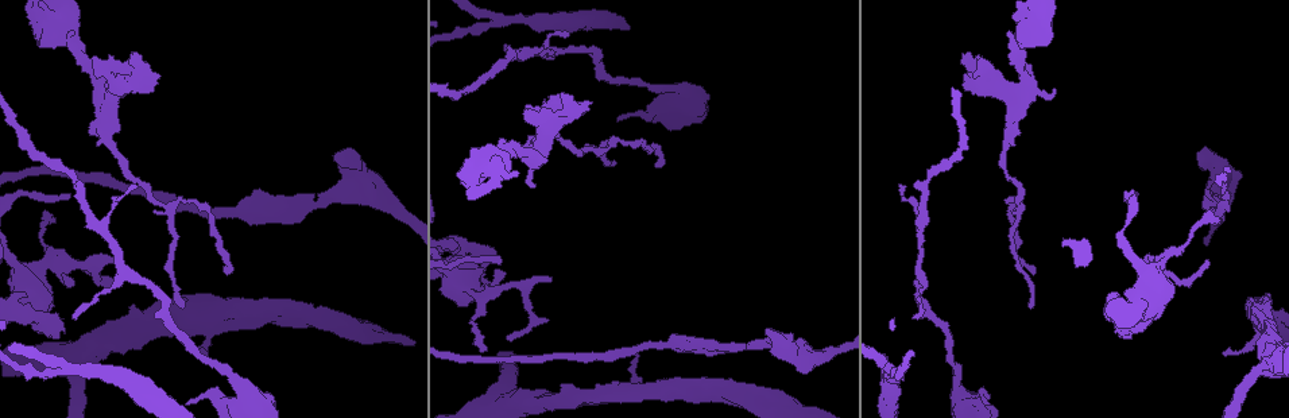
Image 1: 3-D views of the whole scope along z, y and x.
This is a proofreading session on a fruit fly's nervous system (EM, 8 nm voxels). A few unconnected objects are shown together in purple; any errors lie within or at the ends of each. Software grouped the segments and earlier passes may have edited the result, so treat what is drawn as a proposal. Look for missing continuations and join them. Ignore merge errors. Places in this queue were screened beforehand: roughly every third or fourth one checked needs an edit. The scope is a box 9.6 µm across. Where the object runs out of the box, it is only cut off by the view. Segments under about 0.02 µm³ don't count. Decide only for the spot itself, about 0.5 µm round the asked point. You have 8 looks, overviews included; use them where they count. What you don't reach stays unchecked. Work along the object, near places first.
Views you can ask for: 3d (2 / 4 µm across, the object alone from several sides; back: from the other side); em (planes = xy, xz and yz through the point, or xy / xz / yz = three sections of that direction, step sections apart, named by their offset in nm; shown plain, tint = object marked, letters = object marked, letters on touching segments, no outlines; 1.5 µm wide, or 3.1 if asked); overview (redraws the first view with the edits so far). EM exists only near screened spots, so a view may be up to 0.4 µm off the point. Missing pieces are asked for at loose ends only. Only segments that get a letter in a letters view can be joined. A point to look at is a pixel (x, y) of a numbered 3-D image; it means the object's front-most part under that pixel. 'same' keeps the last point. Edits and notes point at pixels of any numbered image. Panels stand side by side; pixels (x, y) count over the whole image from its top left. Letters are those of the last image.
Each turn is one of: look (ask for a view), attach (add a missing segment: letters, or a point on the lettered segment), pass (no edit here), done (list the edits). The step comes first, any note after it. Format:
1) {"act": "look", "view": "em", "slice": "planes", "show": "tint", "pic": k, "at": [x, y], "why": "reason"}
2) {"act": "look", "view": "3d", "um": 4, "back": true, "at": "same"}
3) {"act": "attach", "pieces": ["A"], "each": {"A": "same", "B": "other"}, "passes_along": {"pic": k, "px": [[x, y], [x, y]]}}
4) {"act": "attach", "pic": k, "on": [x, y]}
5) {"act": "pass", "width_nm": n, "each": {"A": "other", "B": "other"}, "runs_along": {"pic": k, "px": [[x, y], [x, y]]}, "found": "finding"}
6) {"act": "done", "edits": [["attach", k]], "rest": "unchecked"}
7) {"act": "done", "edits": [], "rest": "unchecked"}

{"act": "look", "view": "3d", "um": 4, "pic": 1, "at": [550, 277], "why": "branch stops here"}

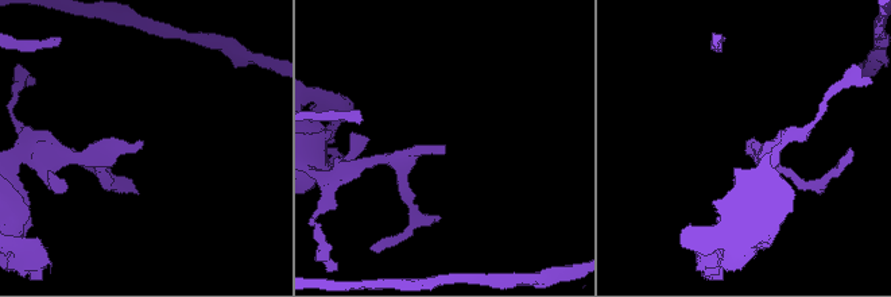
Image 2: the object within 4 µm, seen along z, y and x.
{"act": "look", "view": "em", "slice": "planes", "show": "plain", "pic": 2, "at": [143, 141]}

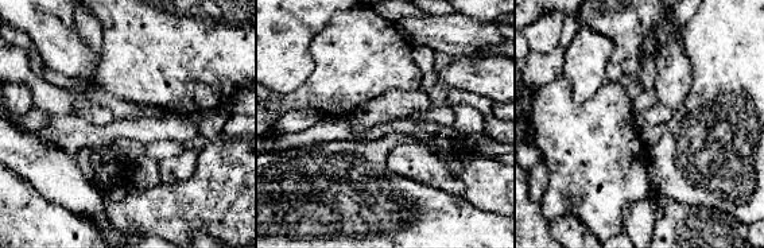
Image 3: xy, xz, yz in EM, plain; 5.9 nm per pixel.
{"act": "look", "view": "em", "slice": "planes", "show": "letters", "at": "same"}

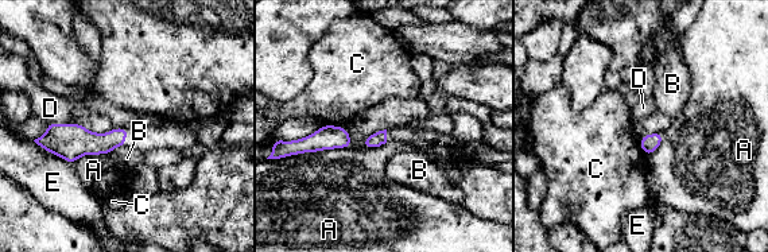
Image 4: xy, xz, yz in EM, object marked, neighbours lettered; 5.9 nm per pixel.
{"act": "pass", "longest_contact_nm": ["A", 340], "each": {"A": "other", "B": "other", "C": "other", "D": "other", "E": "other"}, "found": "no lettered segment goes on from it"}

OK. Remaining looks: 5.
{"act": "look", "view": "3d", "um": 4, "pic": 1, "at": [768, 345], "why": "free end"}

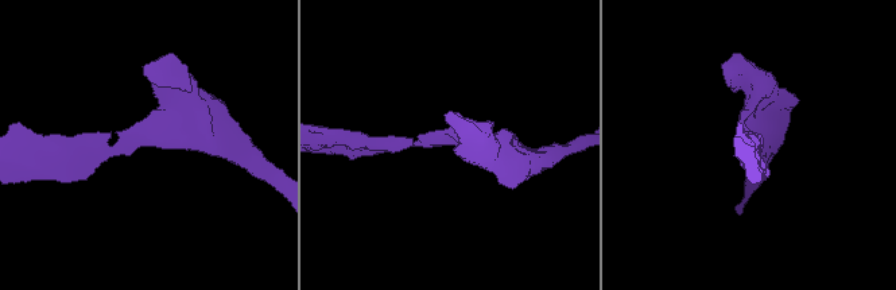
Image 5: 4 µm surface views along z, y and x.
{"act": "look", "view": "em", "slice": "planes", "show": "plain", "pic": 5, "at": [159, 144], "why": "need the tissue"}

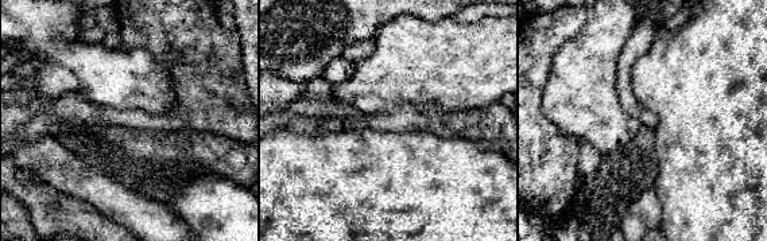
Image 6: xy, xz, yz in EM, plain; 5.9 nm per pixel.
{"act": "look", "view": "em", "slice": "planes", "show": "letters", "at": "same", "why": "see the neighbours"}

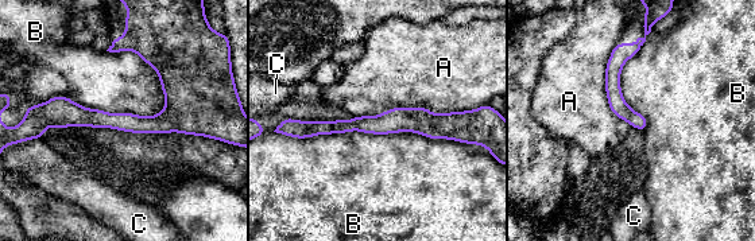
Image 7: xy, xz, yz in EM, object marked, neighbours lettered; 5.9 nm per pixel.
{"act": "pass", "each": {"A": "other", "B": "other", "C": "other"}, "found": "none of them fits"}

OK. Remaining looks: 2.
{"act": "look", "view": "em", "slice": "planes", "show": "letters", "pic": 1, "at": [54, 222], "why": "an open end"}

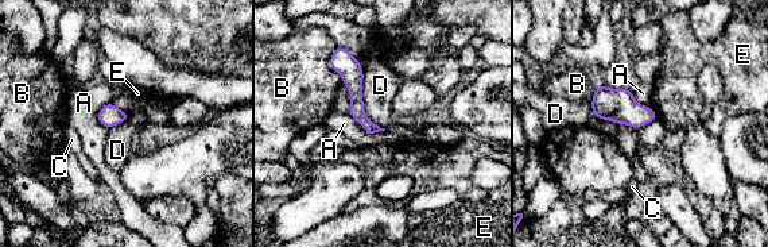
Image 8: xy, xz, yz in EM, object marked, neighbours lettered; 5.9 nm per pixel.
{"act": "pass", "longest_contact_nm": ["D", 600], "each": {"A": "other", "B": "other", "C": "other", "D": "other", "E": "other"}, "border": {"pic": 8, "px": [[337, 45], [386, 128]]}, "found": "none of them fits"}

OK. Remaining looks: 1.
{"act": "done", "edits": [], "rest": "unchecked"}

